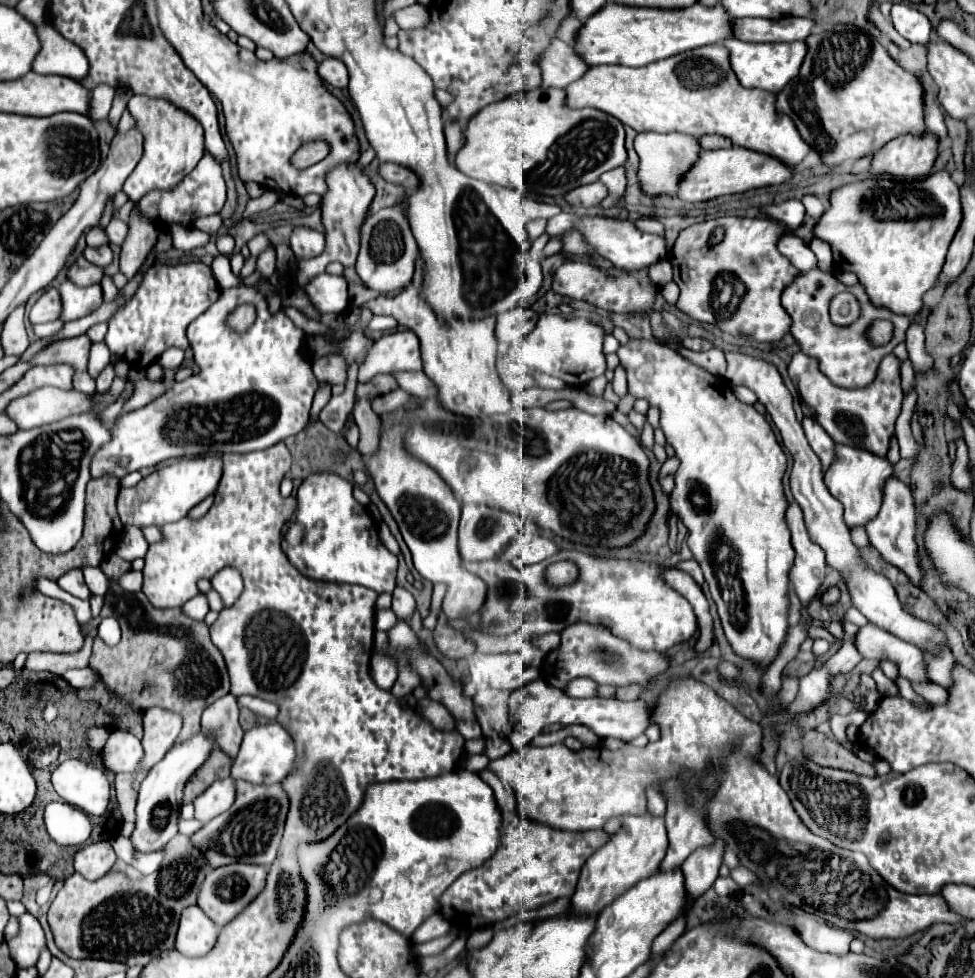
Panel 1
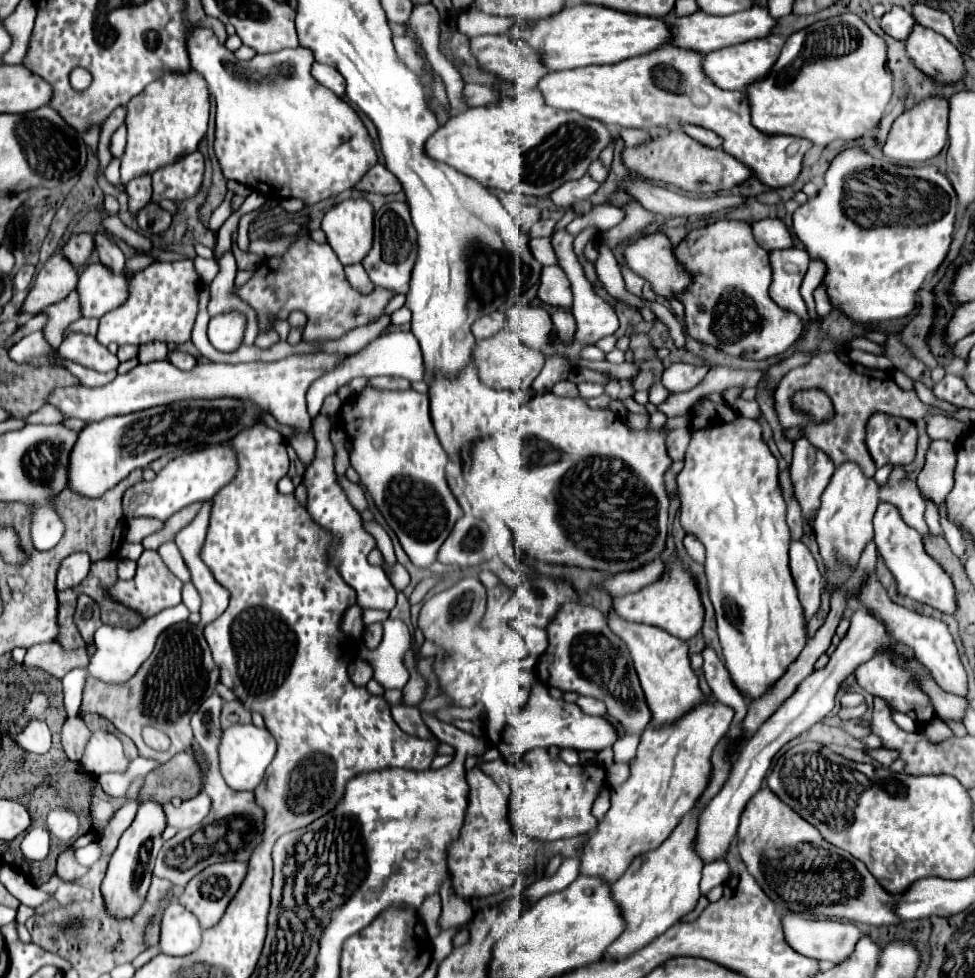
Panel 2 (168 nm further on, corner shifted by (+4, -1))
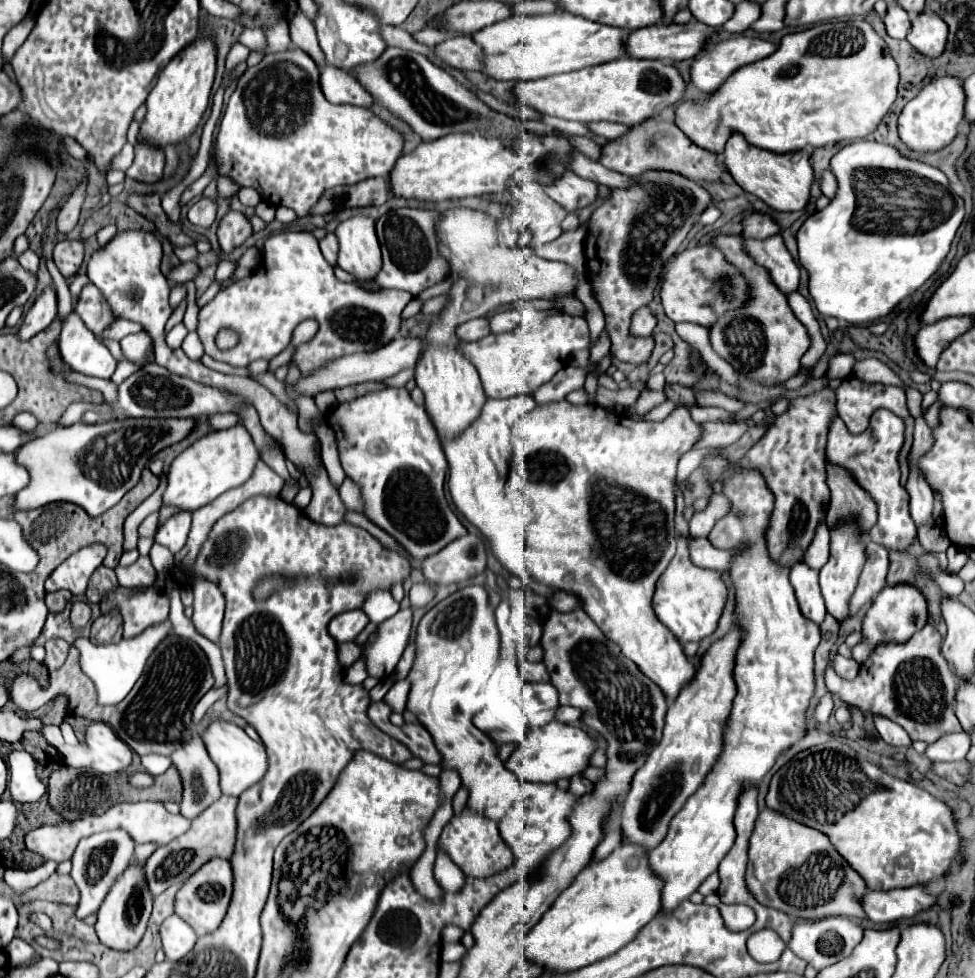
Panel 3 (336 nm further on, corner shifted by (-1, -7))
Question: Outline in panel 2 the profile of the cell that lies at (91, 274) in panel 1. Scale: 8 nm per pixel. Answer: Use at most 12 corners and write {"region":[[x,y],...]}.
{"region":[[56,253],[40,269],[24,311],[64,299],[78,285],[76,267]]}

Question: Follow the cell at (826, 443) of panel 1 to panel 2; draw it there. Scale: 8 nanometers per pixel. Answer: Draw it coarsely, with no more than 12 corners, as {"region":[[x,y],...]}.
{"region":[[806,437],[794,443],[790,475],[802,513],[818,499],[834,463]]}

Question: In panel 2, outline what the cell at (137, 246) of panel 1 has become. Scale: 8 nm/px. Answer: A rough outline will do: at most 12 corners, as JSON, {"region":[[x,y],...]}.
{"region":[[150,175],[126,185],[128,209],[136,217],[150,203]]}

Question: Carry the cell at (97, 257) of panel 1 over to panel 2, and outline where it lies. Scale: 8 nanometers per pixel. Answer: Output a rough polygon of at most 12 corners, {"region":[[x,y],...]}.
{"region":[[72,235],[64,255],[74,267],[90,263],[94,237]]}

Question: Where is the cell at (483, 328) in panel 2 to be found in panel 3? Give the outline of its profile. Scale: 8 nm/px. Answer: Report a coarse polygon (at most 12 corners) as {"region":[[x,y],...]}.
{"region":[[471,319],[455,329],[461,341],[489,335],[487,319]]}

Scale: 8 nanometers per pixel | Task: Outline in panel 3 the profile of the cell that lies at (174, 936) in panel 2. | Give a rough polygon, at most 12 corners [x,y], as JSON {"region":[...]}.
{"region":[[171,915],[161,925],[167,959],[179,961],[193,949],[197,935]]}

